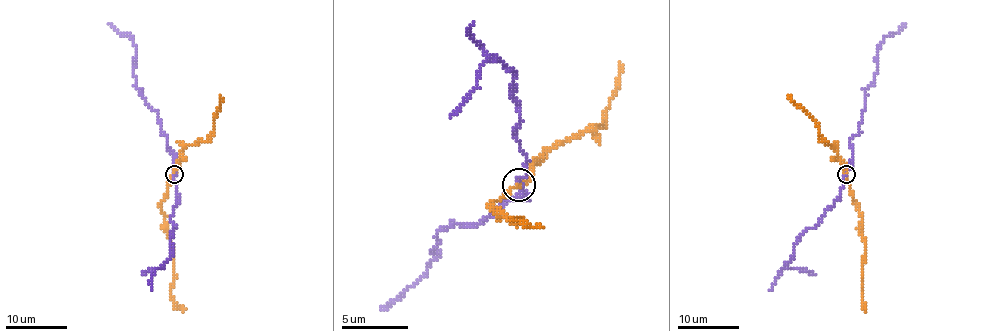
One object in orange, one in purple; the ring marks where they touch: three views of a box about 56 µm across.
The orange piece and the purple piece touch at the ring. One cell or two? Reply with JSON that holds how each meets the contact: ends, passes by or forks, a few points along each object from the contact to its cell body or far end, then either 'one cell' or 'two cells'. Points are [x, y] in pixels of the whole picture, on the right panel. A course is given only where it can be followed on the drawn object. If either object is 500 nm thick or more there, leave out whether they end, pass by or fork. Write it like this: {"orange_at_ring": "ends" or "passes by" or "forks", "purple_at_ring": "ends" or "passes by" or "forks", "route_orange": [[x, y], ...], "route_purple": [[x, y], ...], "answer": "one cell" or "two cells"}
{"orange_at_ring": "passes by", "purple_at_ring": "passes by", "route_orange": [[846, 175], [863, 220], [860, 233], [864, 247], [861, 266], [866, 309]], "route_purple": [[847, 175], [852, 153], [850, 139], [860, 131], [864, 96], [878, 68], [878, 46], [904, 23]], "answer": "two cells"}

